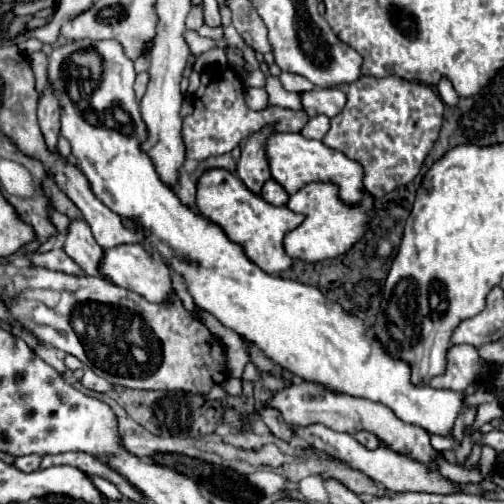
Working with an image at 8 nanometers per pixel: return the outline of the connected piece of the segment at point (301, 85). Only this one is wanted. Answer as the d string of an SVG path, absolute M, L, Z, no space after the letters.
M282 72L282 74L280 74L280 82L282 82L282 86L284 86L288 92L296 92L296 94L310 92L310 90L316 88L308 78L298 76L298 74L290 74L290 72Z

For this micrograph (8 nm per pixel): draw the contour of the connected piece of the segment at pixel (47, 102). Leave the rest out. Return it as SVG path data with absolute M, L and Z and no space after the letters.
M46 88L46 92L38 100L38 124L46 142L46 148L50 152L58 152L58 134L60 134L60 114L58 114L58 100L54 98L52 90Z

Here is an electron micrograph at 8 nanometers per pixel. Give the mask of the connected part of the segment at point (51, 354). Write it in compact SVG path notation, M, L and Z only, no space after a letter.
M38 344L36 348L34 348L34 352L44 360L44 362L48 362L50 366L54 366L60 374L66 370L66 366L64 366L64 360L62 360L62 356L58 354L58 350L56 348L52 348L52 346L42 346L42 344Z

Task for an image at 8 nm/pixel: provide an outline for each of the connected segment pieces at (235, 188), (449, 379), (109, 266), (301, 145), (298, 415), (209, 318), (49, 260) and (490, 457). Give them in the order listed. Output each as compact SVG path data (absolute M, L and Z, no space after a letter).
M210 168L202 172L202 176L196 182L196 188L198 188L196 200L198 214L210 220L212 224L220 226L234 244L242 246L248 260L252 260L268 274L274 272L280 274L292 266L292 258L284 252L282 240L286 232L294 230L298 222L304 220L302 214L294 214L286 206L272 206L264 202L258 194L250 192L238 176L234 176L224 168Z
M458 344L448 348L444 374L430 378L428 384L432 388L464 392L470 384L478 380L480 372L482 372L482 364L476 348L470 344Z
M114 246L110 250L104 250L98 272L114 286L132 290L150 302L166 302L172 292L170 268L164 264L162 258L152 256L144 246Z
M274 134L270 136L266 144L268 160L270 160L270 172L272 178L282 184L282 188L288 194L296 194L302 186L310 182L330 182L338 186L338 196L344 204L356 206L360 204L364 196L364 184L362 184L362 164L348 158L340 150L332 150L324 146L320 140L308 140L302 134Z
M300 382L286 386L278 390L264 406L274 408L282 414L284 422L290 426L310 426L310 424L324 424L330 430L336 432L348 432L354 434L354 430L370 430L376 434L380 440L384 440L392 450L410 456L418 462L428 462L430 466L436 468L436 458L440 456L432 446L430 446L430 434L418 426L410 426L394 416L392 410L386 410L386 406L378 402L370 402L364 398L350 398L344 394L330 394L330 390L312 384L312 382Z
M198 306L194 308L194 312L206 324L206 328L216 338L222 340L222 344L226 346L226 356L228 356L228 374L240 380L242 378L242 372L244 372L244 366L248 364L248 358L246 358L246 342L234 330L222 326L210 312L204 312Z
M50 250L50 252L28 252L24 256L30 264L34 266L42 266L48 270L58 270L58 272L66 272L66 274L80 274L80 266L64 252L64 250Z
M484 446L482 448L482 458L480 458L480 472L486 474L492 470L494 466L494 460L496 460L496 450L490 448L490 446Z

